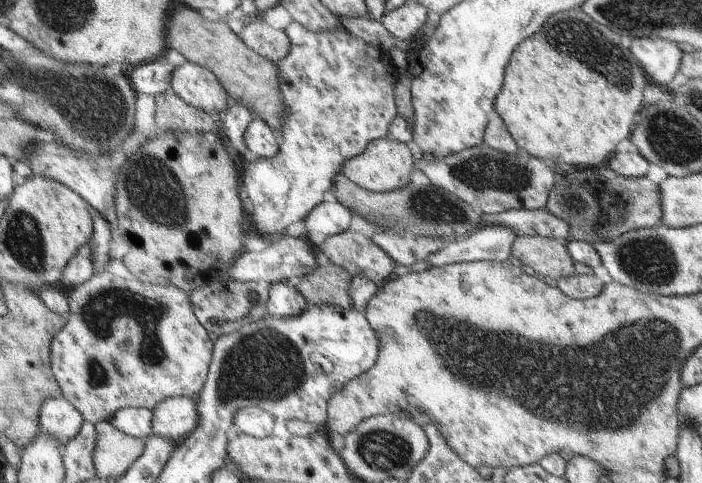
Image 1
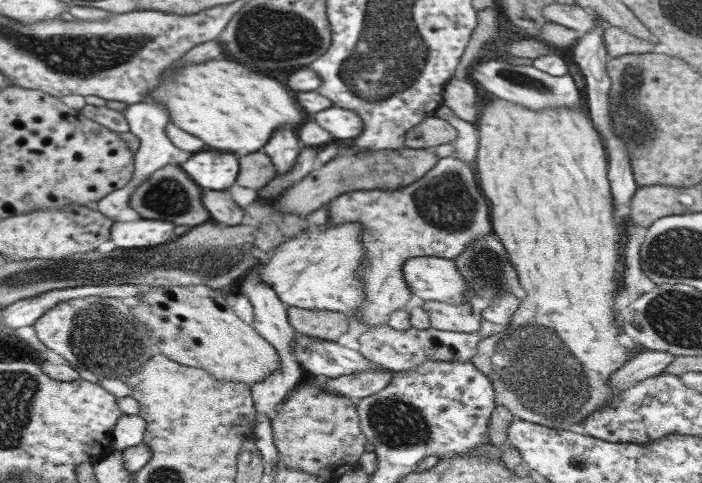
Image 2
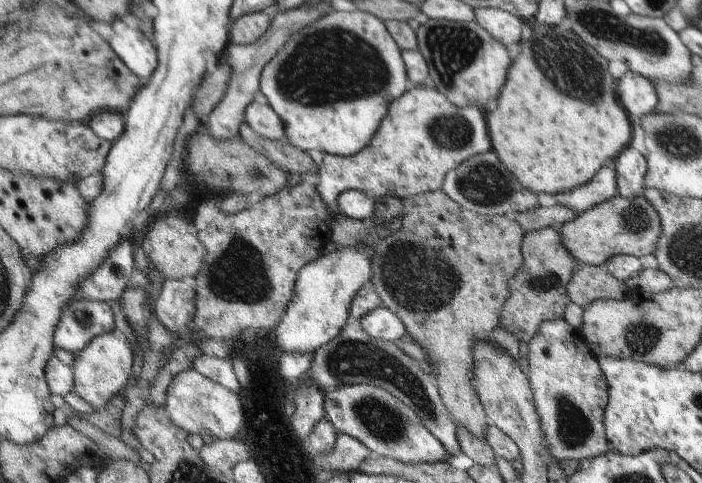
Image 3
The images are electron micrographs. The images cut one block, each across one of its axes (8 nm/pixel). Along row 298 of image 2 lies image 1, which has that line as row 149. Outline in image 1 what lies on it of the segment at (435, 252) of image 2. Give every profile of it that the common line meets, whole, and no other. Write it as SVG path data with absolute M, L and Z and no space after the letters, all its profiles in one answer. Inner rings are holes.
M383 137L377 139L377 144L369 144L365 152L356 154L352 159L347 159L343 164L341 174L361 189L373 193L392 191L410 184L409 176L411 176L414 161L406 145L389 137Z

